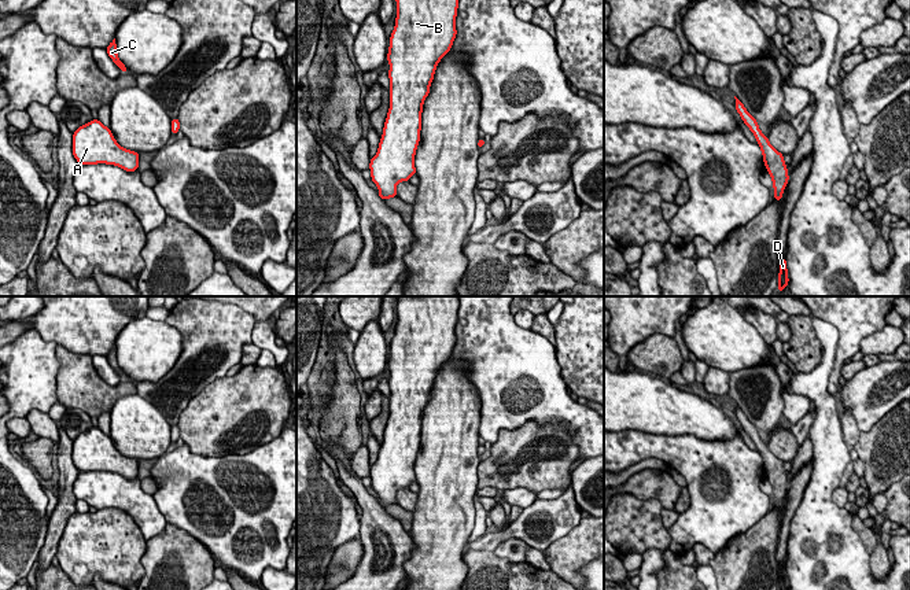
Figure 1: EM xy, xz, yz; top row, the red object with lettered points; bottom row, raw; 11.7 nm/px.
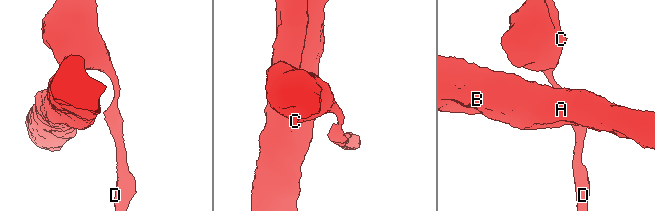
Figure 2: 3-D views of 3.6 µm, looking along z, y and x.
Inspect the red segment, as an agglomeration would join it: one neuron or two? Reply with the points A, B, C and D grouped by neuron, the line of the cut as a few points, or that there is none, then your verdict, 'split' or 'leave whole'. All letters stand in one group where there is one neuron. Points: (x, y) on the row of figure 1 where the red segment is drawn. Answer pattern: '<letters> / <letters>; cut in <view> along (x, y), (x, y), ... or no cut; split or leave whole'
A B C D; no cut; leave whole

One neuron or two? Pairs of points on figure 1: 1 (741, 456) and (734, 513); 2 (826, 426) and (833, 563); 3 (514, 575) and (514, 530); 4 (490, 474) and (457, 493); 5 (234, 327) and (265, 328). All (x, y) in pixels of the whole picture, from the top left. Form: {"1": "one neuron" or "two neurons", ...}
{"1": "one neuron", "2": "one neuron", "3": "two neurons", "4": "two neurons", "5": "two neurons"}

